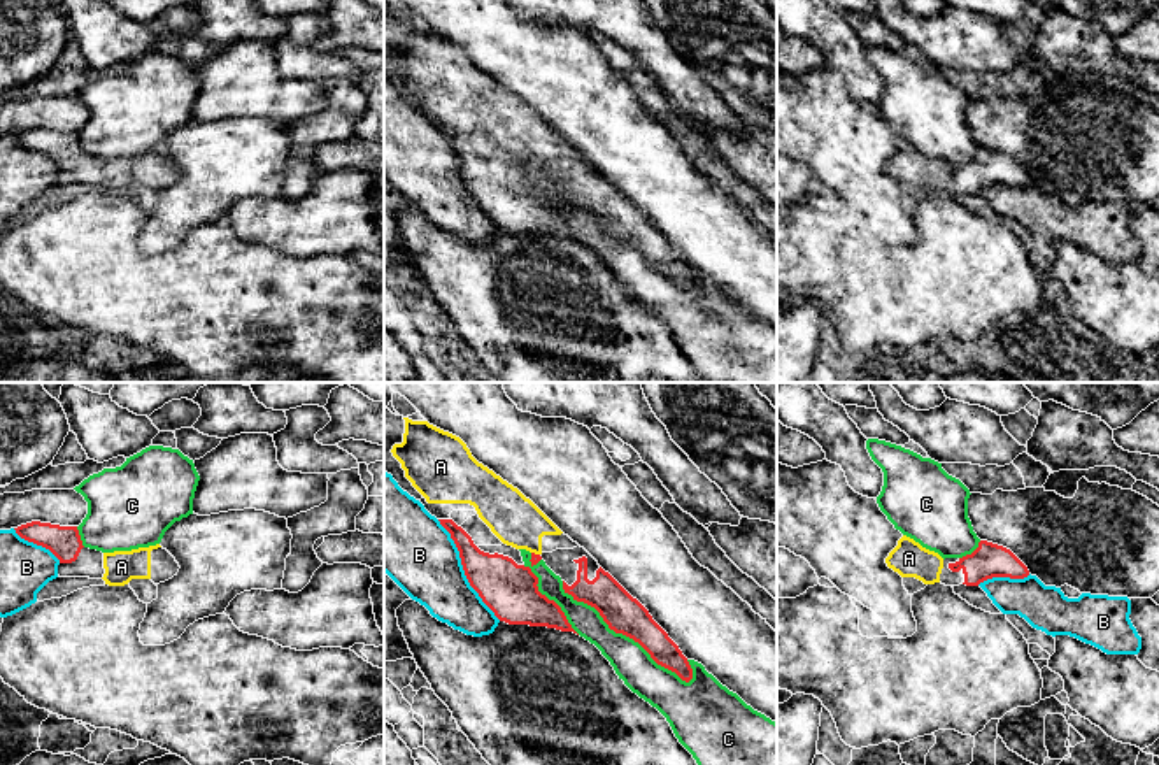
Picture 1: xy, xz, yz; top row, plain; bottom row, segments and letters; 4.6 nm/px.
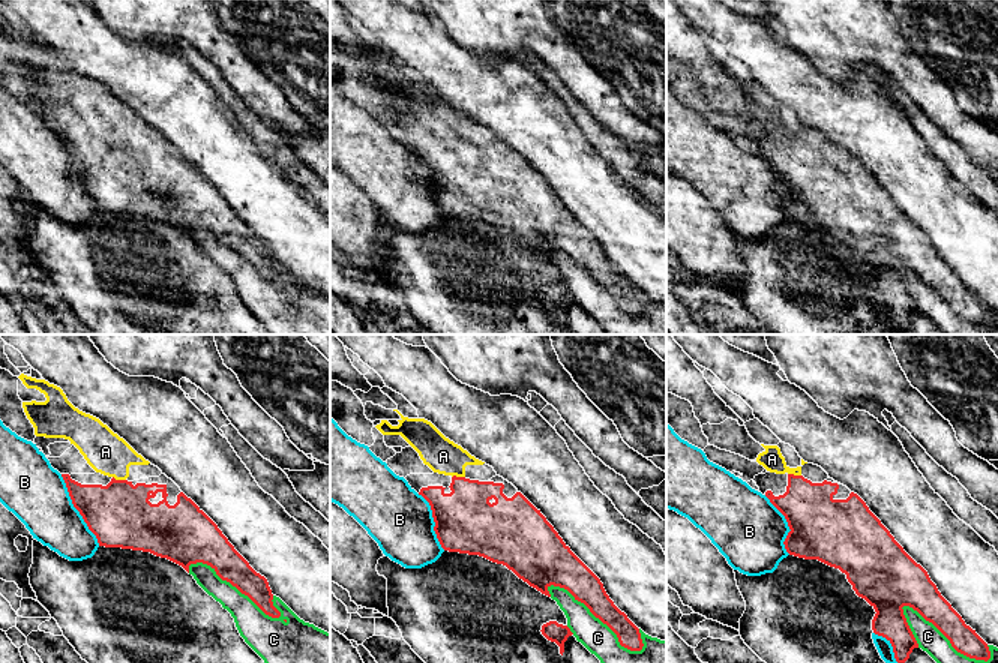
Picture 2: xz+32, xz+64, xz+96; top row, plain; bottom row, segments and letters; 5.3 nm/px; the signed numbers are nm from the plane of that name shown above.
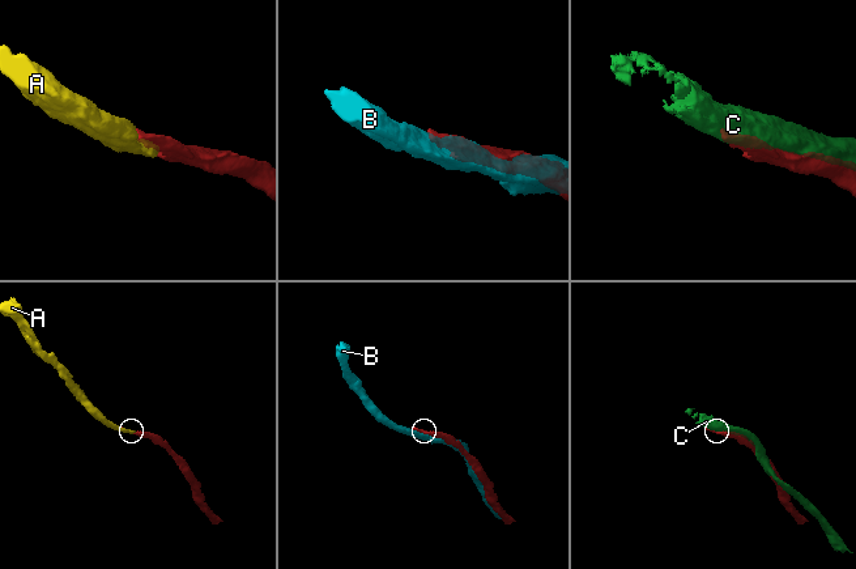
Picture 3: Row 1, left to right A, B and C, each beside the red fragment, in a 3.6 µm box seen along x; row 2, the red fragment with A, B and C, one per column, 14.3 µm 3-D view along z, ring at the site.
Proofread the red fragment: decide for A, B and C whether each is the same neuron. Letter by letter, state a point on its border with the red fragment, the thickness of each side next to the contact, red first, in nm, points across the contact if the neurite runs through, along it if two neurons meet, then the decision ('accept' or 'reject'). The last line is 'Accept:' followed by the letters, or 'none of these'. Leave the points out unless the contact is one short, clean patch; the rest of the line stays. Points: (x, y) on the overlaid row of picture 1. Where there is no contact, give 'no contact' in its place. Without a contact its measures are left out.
A: xz (533, 553) | 50/220 nm | accept
B: xz (463, 569) | 240/340 nm | reject
C: xz (623, 634) | 180/170 nm | reject
Accept: A

